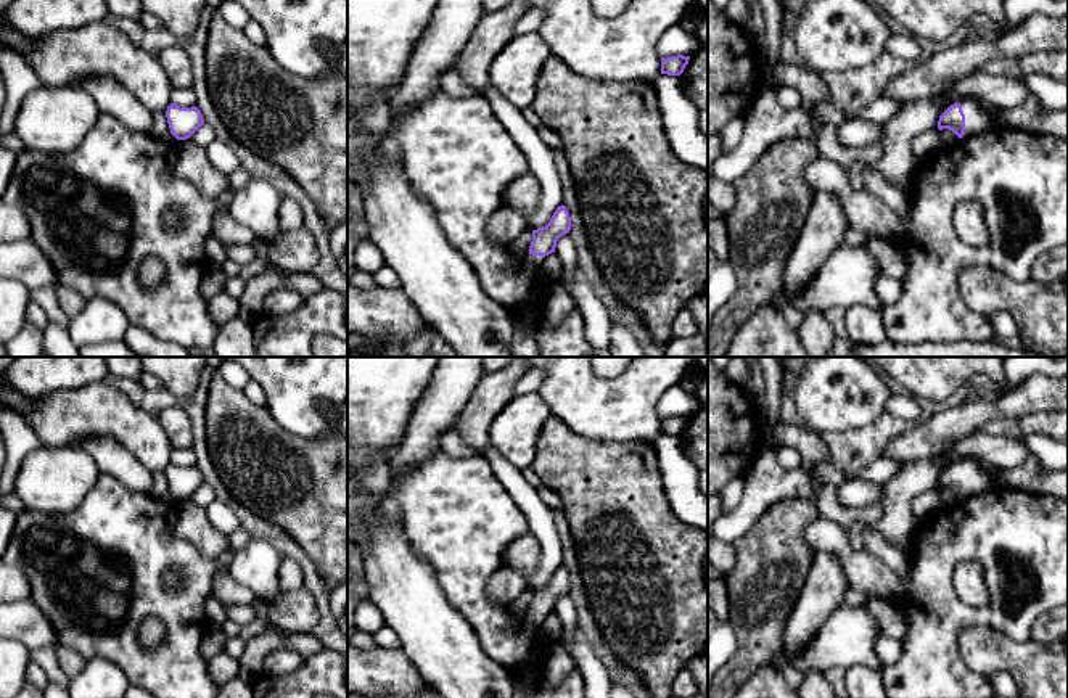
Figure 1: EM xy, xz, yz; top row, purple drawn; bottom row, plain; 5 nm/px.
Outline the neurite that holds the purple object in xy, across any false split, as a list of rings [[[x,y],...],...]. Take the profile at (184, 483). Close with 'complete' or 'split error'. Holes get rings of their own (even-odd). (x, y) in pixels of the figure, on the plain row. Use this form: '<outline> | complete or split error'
[[[170,463],[166,471],[166,478],[170,494],[177,500],[190,499],[204,484],[203,474],[196,466],[180,468]]] | complete

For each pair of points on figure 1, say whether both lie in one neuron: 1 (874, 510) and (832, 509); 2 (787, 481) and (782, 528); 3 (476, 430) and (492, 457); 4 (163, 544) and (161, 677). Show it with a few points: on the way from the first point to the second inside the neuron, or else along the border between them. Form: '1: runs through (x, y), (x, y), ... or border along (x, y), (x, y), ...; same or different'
1: runs through (864, 513), (842, 513); same
2: border along (813, 478), (808, 496), (776, 500), (756, 521); different
3: border along (489, 441), (483, 454); different
4: runs through (156, 578), (156, 594), (176, 613), (176, 644); same

